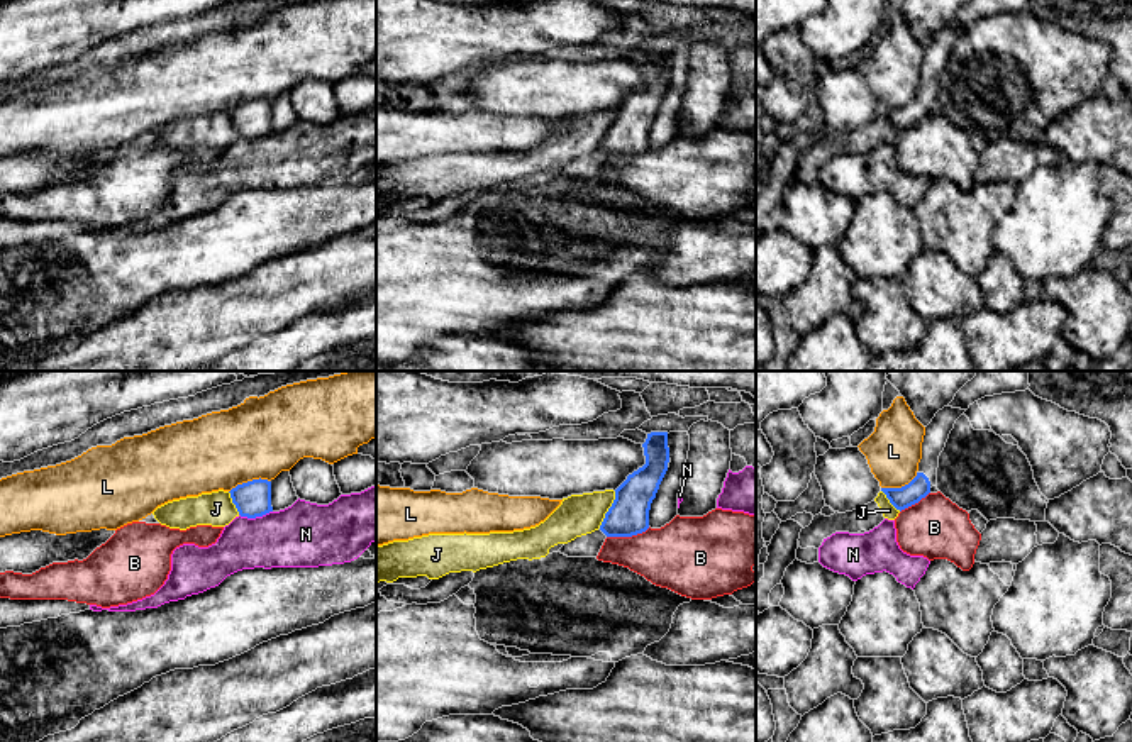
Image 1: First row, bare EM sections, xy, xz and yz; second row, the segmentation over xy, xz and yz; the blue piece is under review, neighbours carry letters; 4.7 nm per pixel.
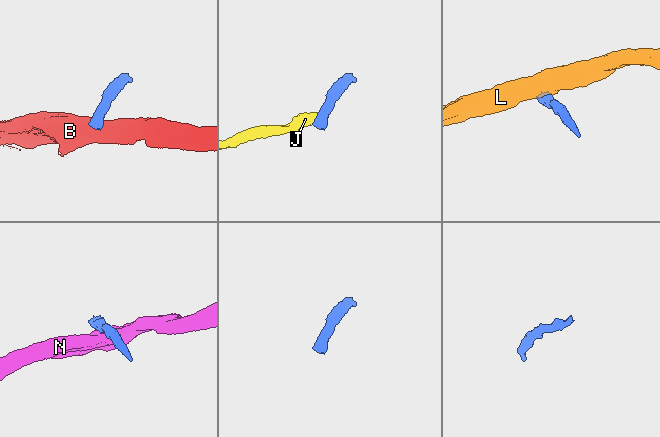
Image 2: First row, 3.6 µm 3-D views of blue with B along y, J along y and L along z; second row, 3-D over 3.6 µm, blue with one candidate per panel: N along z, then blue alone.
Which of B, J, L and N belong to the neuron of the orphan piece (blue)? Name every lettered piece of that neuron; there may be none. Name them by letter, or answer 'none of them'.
none of them

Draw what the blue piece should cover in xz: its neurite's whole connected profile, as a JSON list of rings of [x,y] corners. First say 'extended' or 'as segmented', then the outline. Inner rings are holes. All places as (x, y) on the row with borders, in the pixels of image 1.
as segmented | [[[651,432],[642,444],[646,464],[615,490],[615,500],[600,525],[607,537],[632,537],[649,529],[649,510],[668,471],[668,432]]]

